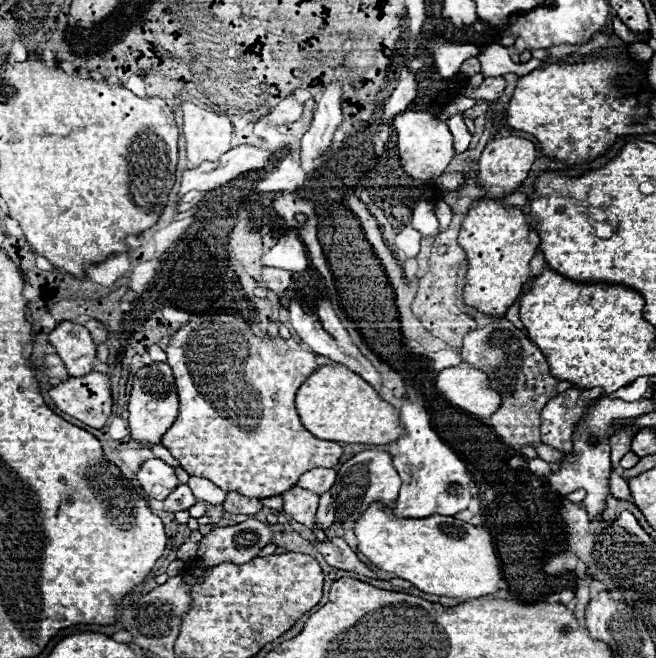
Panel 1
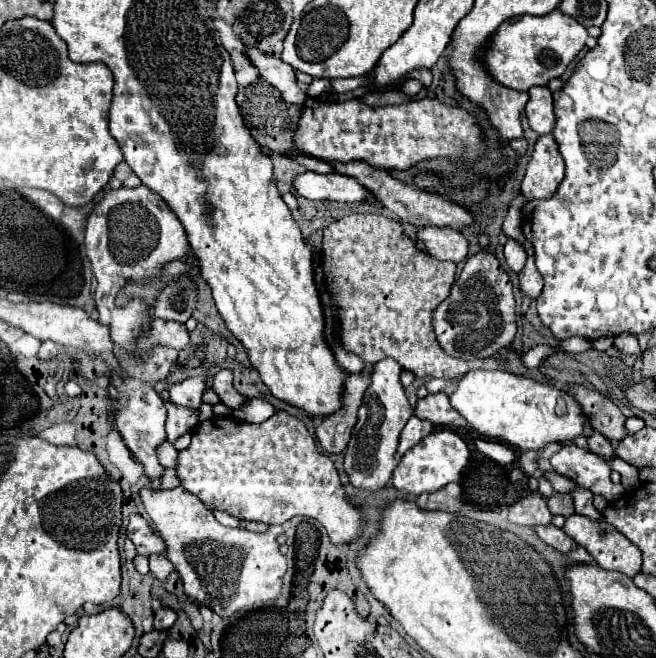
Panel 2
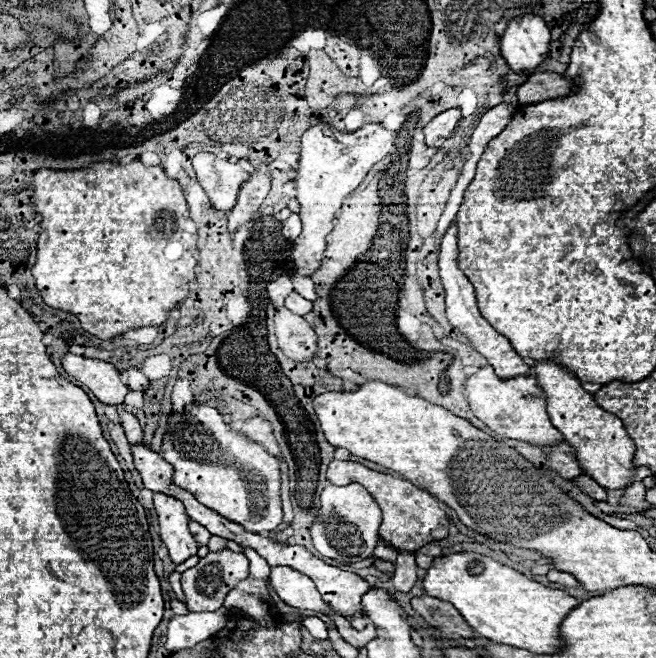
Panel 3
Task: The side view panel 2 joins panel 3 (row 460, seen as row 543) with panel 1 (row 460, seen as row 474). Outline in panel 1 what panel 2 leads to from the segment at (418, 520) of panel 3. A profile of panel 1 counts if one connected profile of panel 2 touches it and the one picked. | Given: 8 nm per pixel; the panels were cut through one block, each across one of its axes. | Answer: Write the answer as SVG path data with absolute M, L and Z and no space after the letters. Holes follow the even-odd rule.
M192 316L170 340L166 348L168 364L174 370L180 412L172 428L162 436L162 444L182 464L190 476L202 476L222 488L248 498L270 498L296 486L298 478L312 468L334 468L342 456L338 442L318 440L300 422L296 412L296 392L306 376L316 370L316 358L294 340L268 340L250 334L240 316Z

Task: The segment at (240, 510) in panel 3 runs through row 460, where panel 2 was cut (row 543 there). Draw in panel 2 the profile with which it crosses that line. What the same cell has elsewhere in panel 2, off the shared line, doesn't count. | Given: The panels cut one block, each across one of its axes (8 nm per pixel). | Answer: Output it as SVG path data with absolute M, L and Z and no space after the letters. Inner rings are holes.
M178 486L174 490L142 490L142 502L146 512L150 514L158 534L166 540L168 552L166 558L174 564L176 572L180 574L184 582L184 594L188 602L202 604L212 608L218 616L228 618L234 612L242 610L244 606L256 604L256 602L266 602L266 600L276 600L282 590L282 578L286 574L286 558L280 552L280 544L276 542L278 534L282 534L282 526L268 526L266 532L250 532L246 528L228 528L222 526L214 514L186 488Z

